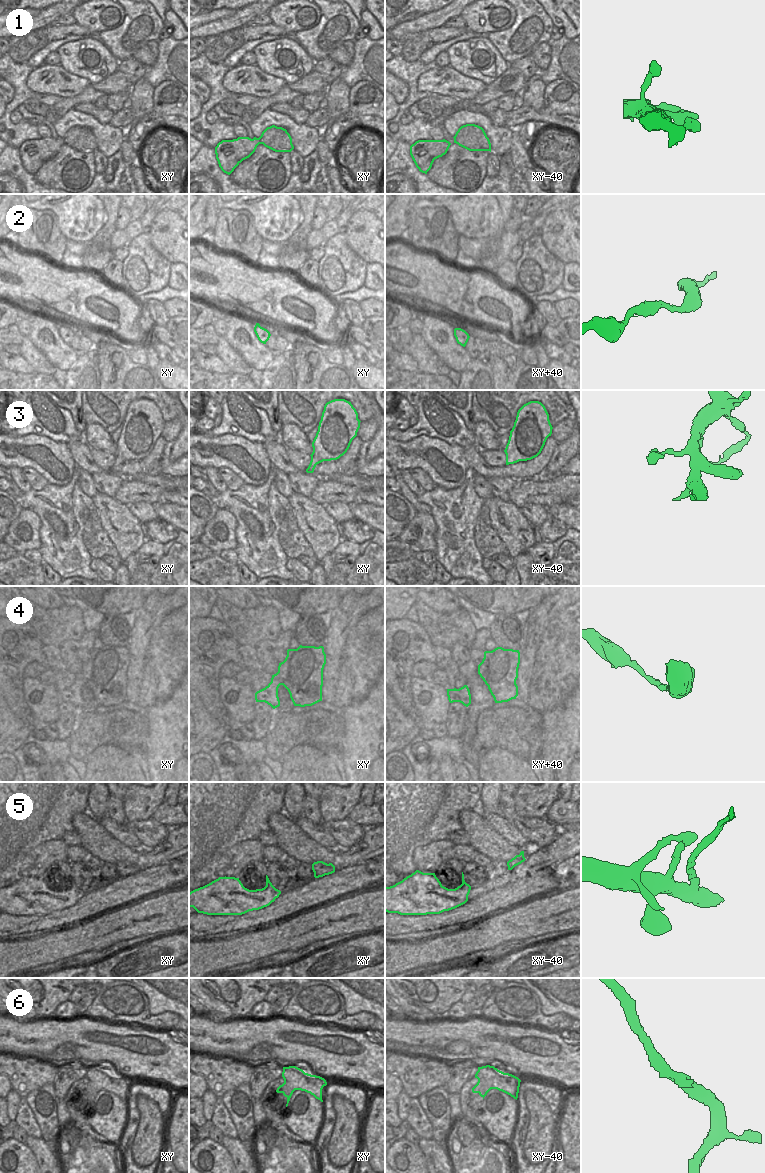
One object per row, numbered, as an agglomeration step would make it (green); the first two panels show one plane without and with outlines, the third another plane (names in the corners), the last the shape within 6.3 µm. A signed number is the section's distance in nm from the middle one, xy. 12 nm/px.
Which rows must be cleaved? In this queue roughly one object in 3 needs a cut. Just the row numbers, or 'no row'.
5.

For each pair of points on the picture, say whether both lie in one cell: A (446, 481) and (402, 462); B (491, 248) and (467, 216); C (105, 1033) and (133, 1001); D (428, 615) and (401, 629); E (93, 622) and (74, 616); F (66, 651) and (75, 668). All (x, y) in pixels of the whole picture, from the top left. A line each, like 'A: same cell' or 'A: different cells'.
A: same cell
B: different cells
C: different cells
D: different cells
E: different cells
F: same cell

